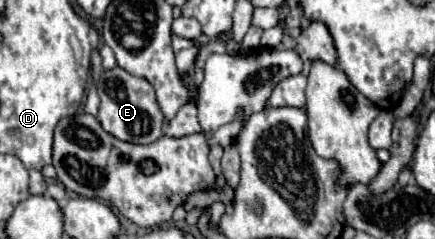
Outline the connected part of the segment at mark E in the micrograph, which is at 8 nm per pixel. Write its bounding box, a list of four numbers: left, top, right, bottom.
[96,66,164,144]

